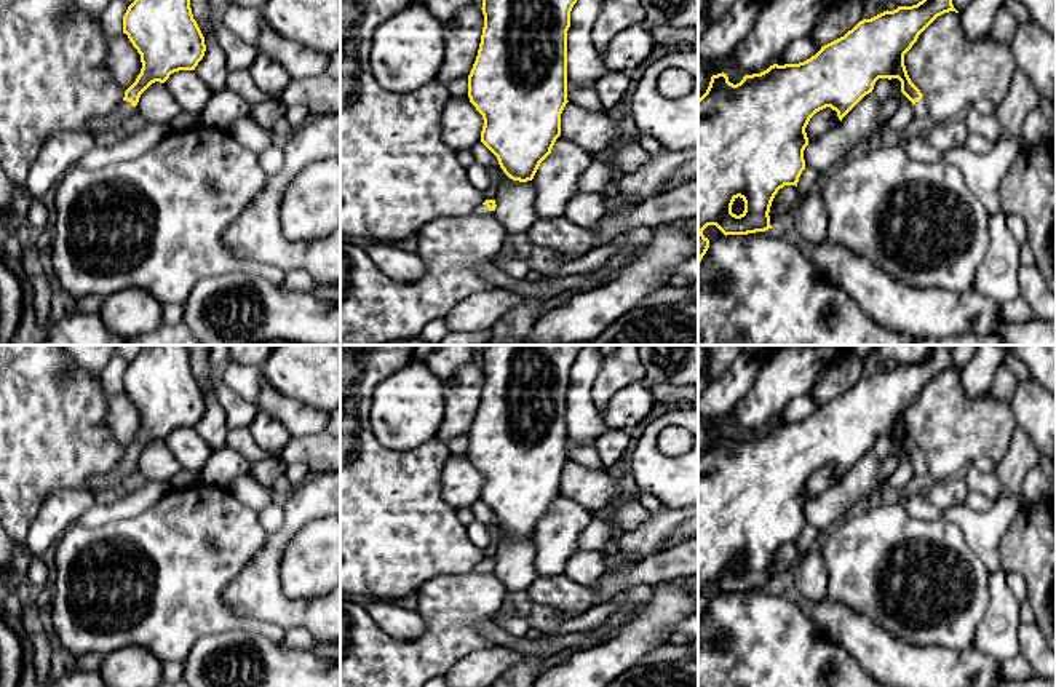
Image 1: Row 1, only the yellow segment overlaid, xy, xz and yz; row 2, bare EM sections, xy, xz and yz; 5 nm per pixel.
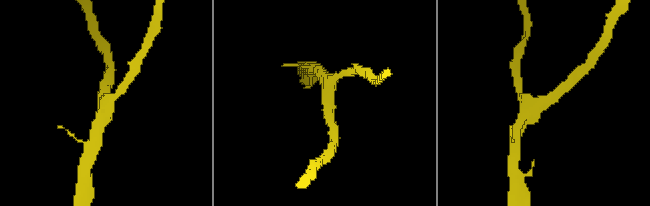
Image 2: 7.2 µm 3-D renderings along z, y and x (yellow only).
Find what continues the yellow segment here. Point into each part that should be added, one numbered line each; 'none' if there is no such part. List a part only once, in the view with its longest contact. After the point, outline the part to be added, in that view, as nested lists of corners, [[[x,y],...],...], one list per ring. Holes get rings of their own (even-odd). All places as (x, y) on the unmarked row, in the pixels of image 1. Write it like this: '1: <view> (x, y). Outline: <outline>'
1: xy (125, 468). Outline: [[[123,459],[123,462],[120,463],[120,467],[113,473],[93,478],[89,481],[89,487],[91,487],[91,490],[99,492],[99,490],[102,490],[105,487],[110,487],[110,486],[123,481],[125,478],[128,478],[136,470],[137,468],[136,468],[136,465],[131,463],[131,460]]]

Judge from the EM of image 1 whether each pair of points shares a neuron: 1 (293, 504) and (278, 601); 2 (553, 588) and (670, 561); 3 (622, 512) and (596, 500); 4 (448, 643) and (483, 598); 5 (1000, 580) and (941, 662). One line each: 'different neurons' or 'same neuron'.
1: same neuron
2: same neuron
3: different neurons
4: same neuron
5: different neurons

